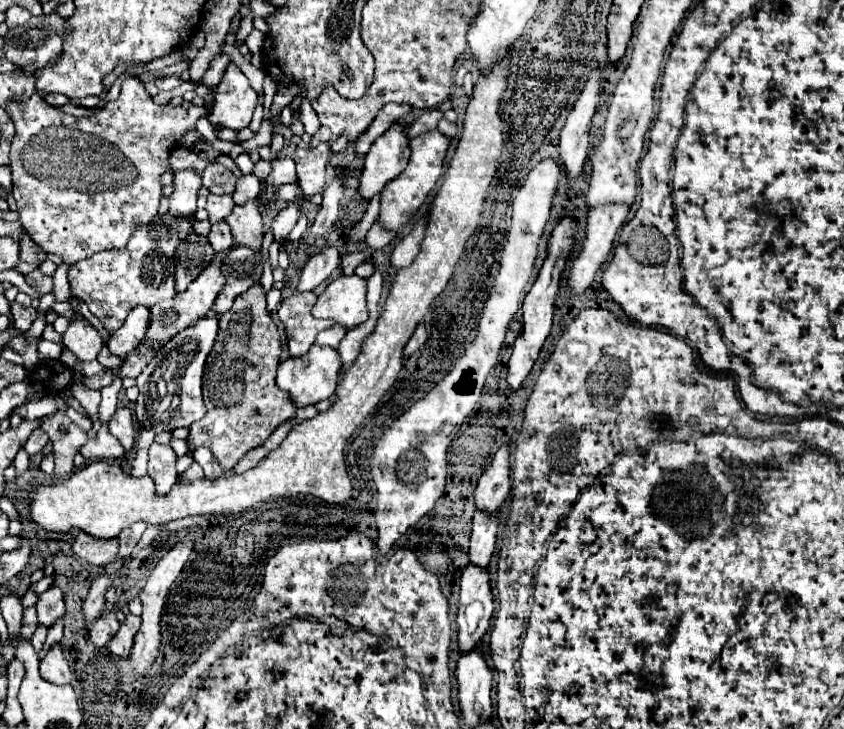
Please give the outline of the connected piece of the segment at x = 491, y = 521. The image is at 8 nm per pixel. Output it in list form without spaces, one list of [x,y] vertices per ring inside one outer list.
[[[477,511],[473,515],[473,533],[469,543],[469,559],[471,563],[479,567],[487,567],[491,561],[491,555],[495,551],[499,531],[499,513],[481,513]]]

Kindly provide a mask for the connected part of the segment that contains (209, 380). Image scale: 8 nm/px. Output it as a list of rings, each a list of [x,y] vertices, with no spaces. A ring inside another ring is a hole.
[[[261,283],[235,297],[233,309],[221,315],[219,335],[207,359],[203,375],[203,401],[207,415],[191,427],[191,449],[207,447],[223,469],[231,469],[249,449],[263,445],[273,429],[295,417],[293,401],[275,385],[275,371],[281,357],[281,341],[273,323]],[[239,371],[243,391],[239,391]]]

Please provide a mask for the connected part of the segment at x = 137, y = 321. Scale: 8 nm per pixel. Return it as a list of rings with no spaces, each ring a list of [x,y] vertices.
[[[143,305],[133,307],[125,323],[109,337],[107,341],[109,351],[123,359],[129,351],[133,351],[141,343],[147,327],[149,327],[149,309]]]

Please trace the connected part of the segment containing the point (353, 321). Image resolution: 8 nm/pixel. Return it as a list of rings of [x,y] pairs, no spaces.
[[[351,275],[351,277],[337,277],[327,285],[327,289],[319,295],[313,317],[319,319],[331,319],[345,329],[353,329],[359,323],[367,321],[369,311],[365,305],[365,293],[367,293],[367,281]]]

